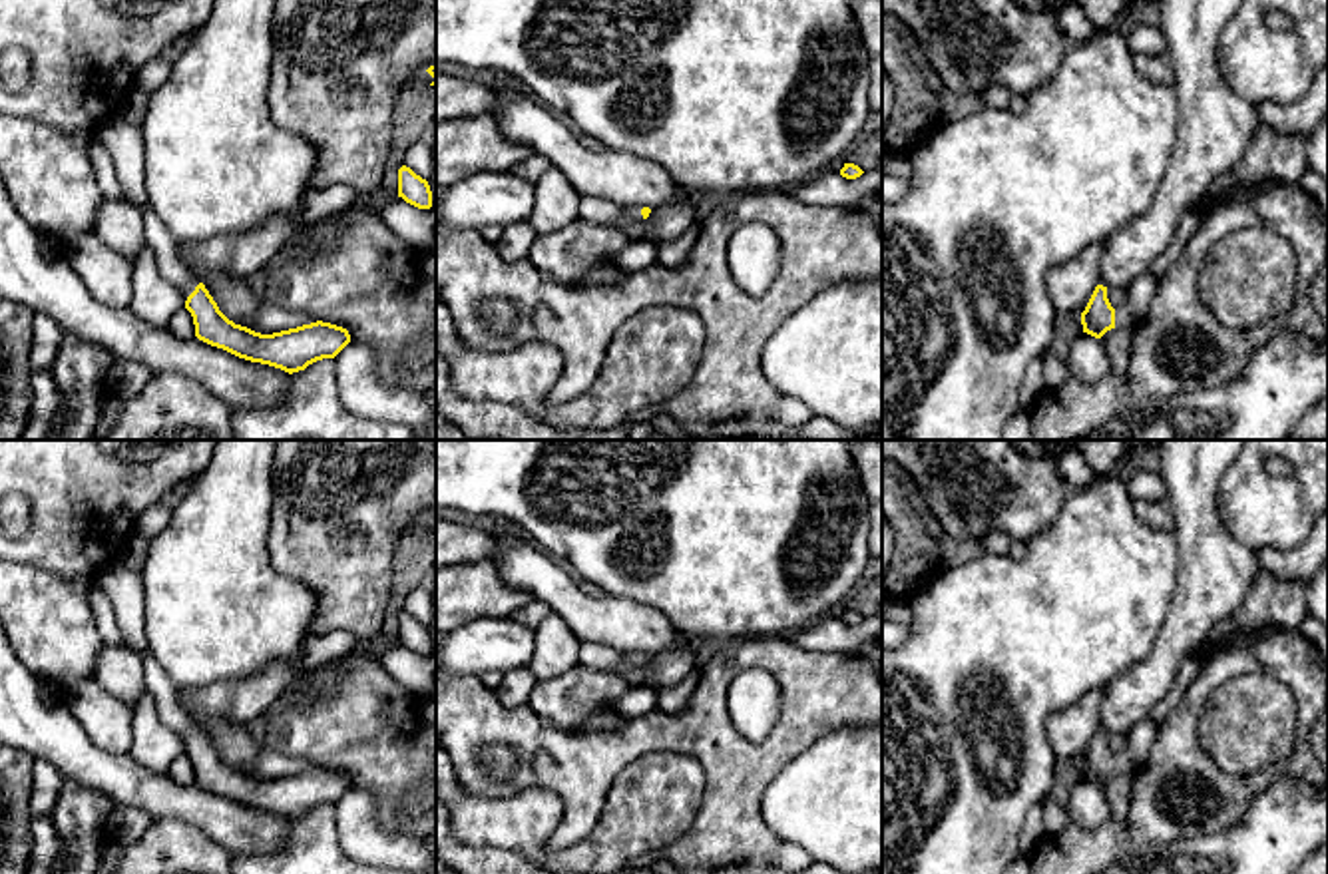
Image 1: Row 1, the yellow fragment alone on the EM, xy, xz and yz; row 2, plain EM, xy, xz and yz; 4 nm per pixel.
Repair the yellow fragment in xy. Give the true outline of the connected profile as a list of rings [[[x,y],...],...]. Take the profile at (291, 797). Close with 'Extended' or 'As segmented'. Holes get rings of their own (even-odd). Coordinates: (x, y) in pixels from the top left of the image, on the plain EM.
[[[147,651],[141,663],[145,689],[153,697],[157,717],[185,741],[185,755],[193,763],[199,786],[289,820],[305,816],[317,806],[334,804],[350,788],[346,774],[323,766],[273,780],[235,770],[219,757],[205,731],[183,711],[179,689],[159,661]]]. Extended

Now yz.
[[[1151,719],[1139,721],[1127,735],[1127,747],[1113,755],[1107,745],[1107,731],[1099,725],[1085,757],[1081,759],[1083,778],[1101,784],[1111,774],[1133,774],[1135,768],[1147,761],[1155,739],[1157,725]]]. Extended

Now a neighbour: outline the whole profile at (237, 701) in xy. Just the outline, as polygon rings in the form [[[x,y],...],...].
[[[275,663],[265,673],[251,675],[245,681],[179,689],[179,705],[199,729],[213,719],[247,727],[291,697],[291,685],[293,669],[285,663]]]

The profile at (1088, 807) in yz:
[[[1081,778],[1065,804],[1069,822],[1085,830],[1097,830],[1111,820],[1111,804],[1101,784]]]

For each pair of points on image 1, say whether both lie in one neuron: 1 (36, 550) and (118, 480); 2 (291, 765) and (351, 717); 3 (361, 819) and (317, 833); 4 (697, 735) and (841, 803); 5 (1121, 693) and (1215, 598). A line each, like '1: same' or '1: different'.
1: same
2: different
3: different
4: different
5: same

